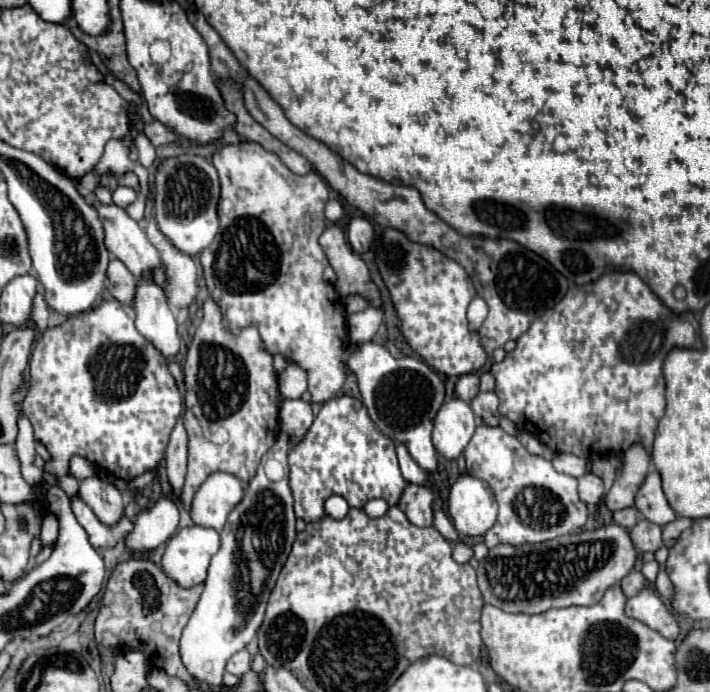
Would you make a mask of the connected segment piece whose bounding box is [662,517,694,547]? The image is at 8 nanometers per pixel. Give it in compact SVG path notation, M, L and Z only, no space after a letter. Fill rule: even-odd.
M676 517L672 523L668 523L664 529L662 529L662 541L666 547L672 547L676 543L676 537L680 537L680 533L688 527L692 527L692 519L688 517Z

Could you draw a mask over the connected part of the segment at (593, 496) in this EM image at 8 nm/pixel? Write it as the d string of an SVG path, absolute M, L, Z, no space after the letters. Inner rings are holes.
M586 473L584 477L578 479L578 493L580 493L580 499L584 503L588 503L590 507L594 507L602 493L604 493L604 485L602 485L602 479L596 477L594 473Z

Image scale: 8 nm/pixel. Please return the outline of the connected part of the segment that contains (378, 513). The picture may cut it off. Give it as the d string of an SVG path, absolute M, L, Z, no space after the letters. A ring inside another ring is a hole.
M372 499L364 505L364 511L370 515L370 517L382 517L386 511L388 511L388 503L386 501L380 501L380 499Z

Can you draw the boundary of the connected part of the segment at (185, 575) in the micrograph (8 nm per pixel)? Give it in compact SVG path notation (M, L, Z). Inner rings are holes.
M186 527L174 533L162 555L162 569L180 587L204 583L212 555L220 549L220 535L206 527Z

